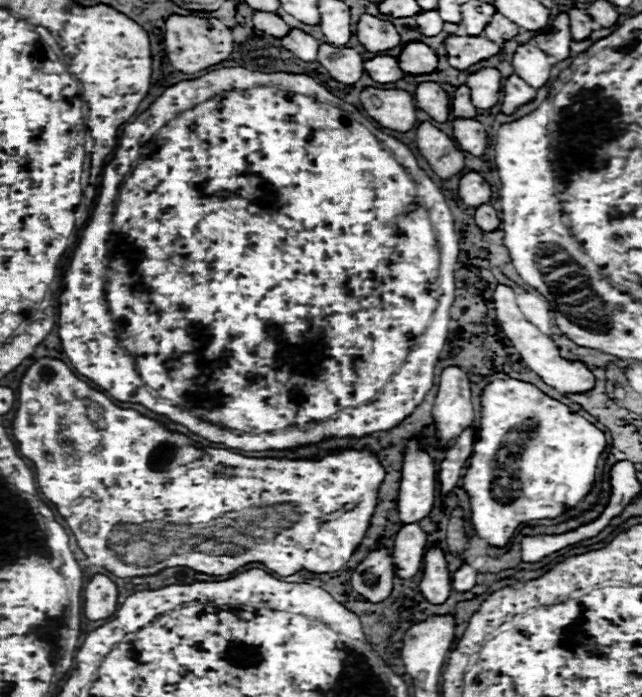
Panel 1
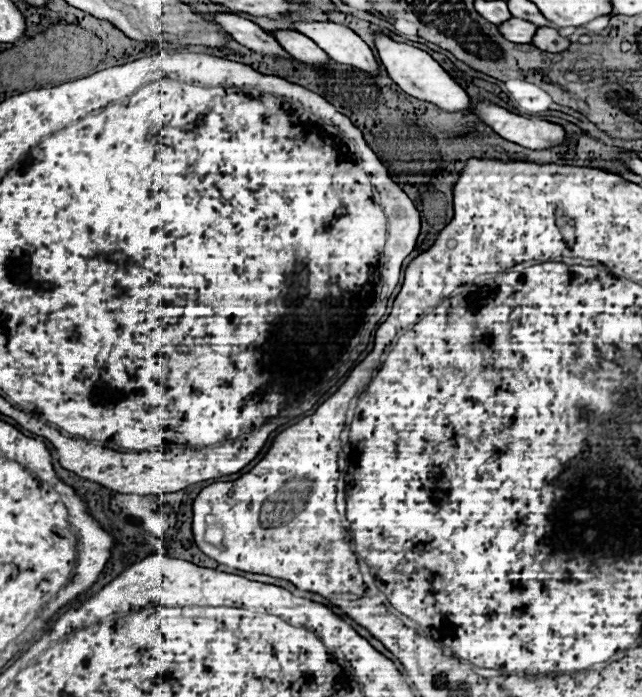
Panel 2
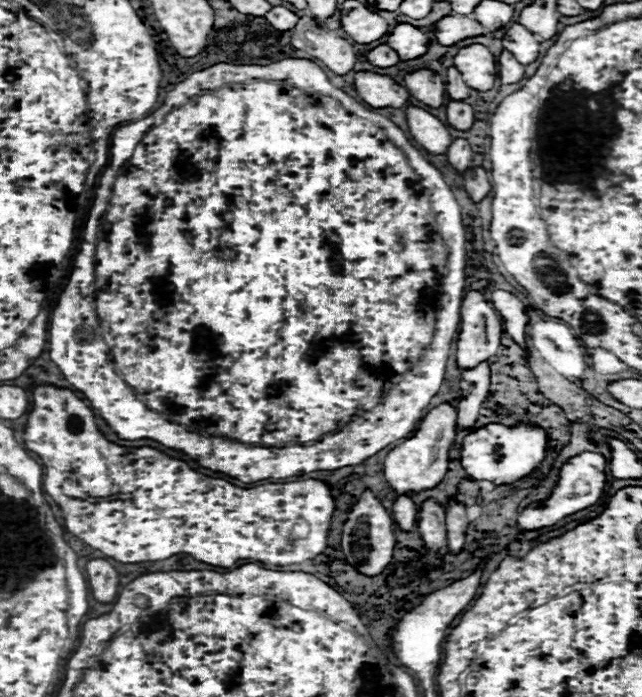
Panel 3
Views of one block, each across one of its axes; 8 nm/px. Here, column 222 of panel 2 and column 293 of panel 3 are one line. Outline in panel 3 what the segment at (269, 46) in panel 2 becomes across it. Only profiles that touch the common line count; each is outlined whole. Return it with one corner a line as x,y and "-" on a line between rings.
274,6
268,14
266,14
266,20
280,32
290,32
296,22
298,22
298,16
294,12
290,12
288,8
282,8
282,6

